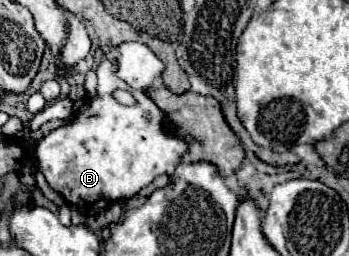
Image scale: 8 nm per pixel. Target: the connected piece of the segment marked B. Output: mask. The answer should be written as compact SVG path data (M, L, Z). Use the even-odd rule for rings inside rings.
M112 56L104 58L96 72L96 96L90 100L86 98L70 124L46 134L32 152L48 186L56 190L66 204L74 204L84 216L96 216L106 212L114 202L136 196L156 176L166 174L172 178L176 166L182 162L180 156L190 148L188 140L170 132L166 112L162 112L154 100L130 88L124 80L118 80ZM116 90L128 90L136 98L136 106L122 106L114 98Z

